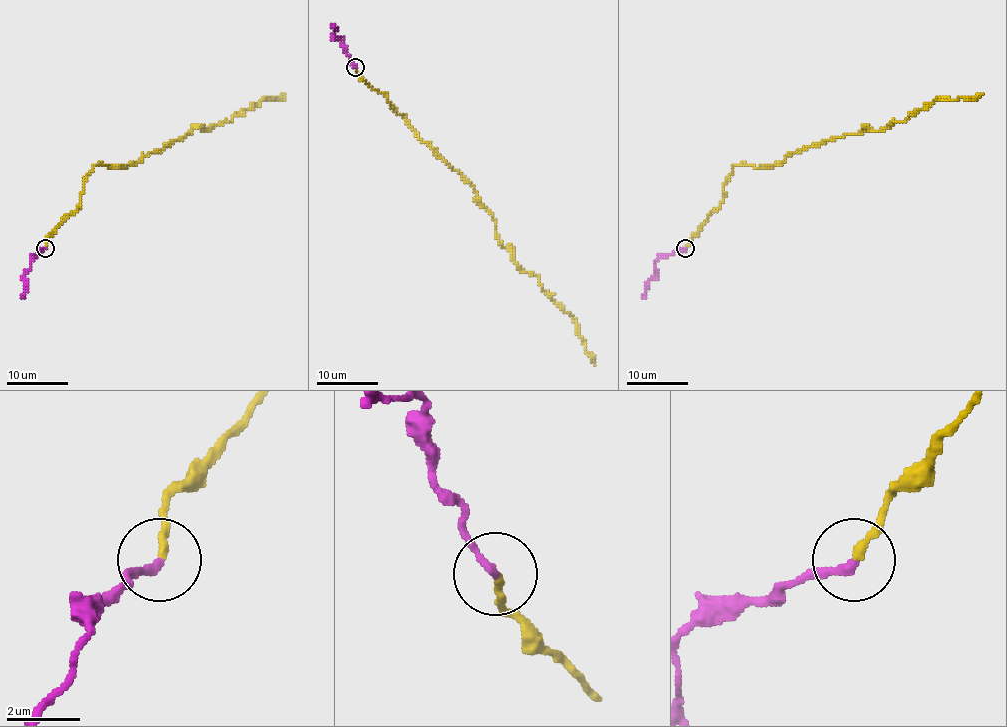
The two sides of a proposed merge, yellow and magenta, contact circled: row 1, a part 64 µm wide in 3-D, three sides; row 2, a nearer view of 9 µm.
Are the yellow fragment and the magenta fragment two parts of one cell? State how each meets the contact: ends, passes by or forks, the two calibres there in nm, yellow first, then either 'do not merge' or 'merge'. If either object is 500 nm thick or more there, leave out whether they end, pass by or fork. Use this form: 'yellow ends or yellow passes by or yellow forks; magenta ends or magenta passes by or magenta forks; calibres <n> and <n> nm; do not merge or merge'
yellow ends; magenta ends; calibres 220 and 220 nm; do not merge

